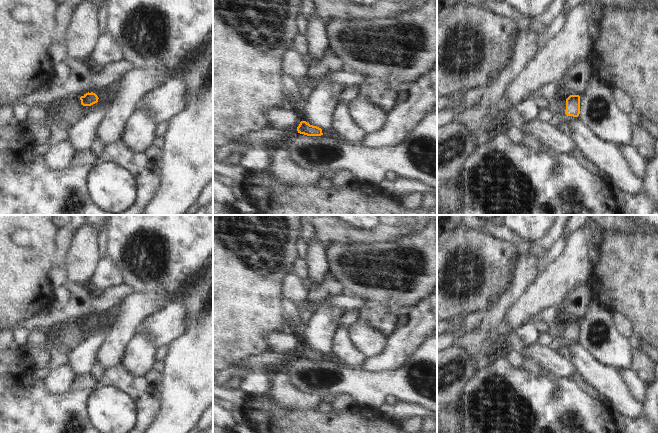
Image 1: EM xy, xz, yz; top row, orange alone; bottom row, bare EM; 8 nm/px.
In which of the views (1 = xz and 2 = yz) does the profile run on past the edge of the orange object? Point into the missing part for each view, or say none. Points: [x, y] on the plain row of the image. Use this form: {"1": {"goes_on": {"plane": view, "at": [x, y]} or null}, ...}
{"1": {"goes_on": null}, "2": {"goes_on": null}}

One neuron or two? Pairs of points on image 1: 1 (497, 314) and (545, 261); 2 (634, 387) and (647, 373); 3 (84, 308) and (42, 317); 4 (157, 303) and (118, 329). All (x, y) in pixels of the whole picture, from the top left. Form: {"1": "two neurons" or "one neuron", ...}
{"1": "two neurons", "2": "two neurons", "3": "one neuron", "4": "one neuron"}

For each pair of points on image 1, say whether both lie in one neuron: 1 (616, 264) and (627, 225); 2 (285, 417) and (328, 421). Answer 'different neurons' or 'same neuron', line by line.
1: different neurons
2: same neuron

